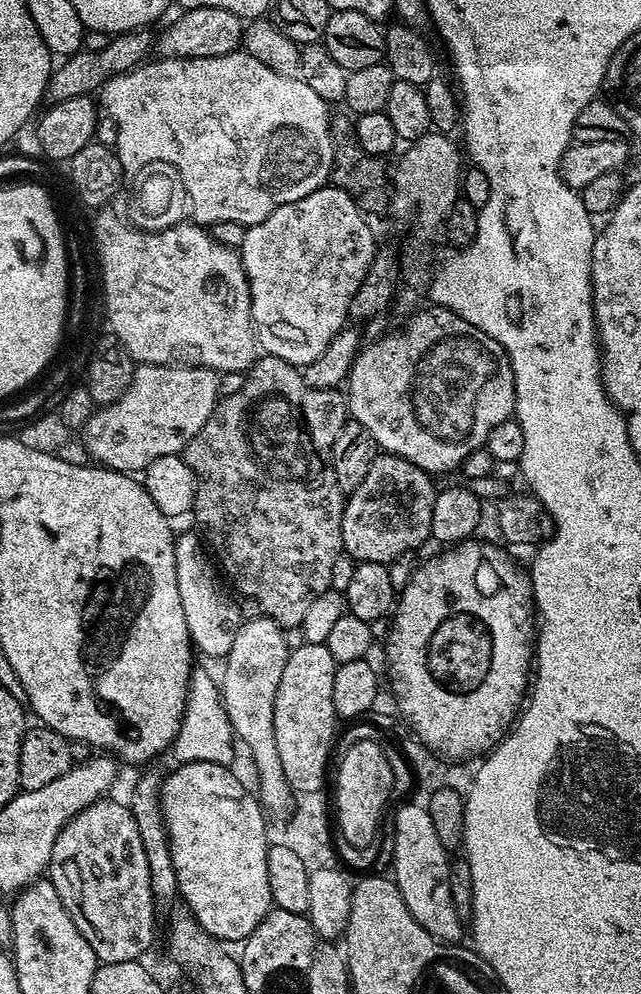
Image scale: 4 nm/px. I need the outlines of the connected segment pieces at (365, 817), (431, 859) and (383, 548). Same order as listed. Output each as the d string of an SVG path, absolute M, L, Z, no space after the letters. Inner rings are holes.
M356 740L344 752L344 757L340 760L340 765L335 765L334 776L336 772L336 816L334 812L334 824L337 828L340 827L340 836L352 848L368 848L376 840L376 831L380 828L380 815L384 812L384 807L388 804L388 799L393 799L394 793L392 790L392 775L390 774L390 765L386 763L386 757L382 755L382 743L372 740Z
M423 803L404 804L396 812L396 841L392 844L392 868L394 879L402 898L406 902L406 910L423 926L431 936L437 936L445 942L456 942L461 938L462 921L454 910L454 898L450 898L450 852L442 846L438 833L434 831L434 822L430 822L430 814Z
M391 454L376 455L374 462L370 462L370 470L366 470L366 478L362 478L362 486L347 493L342 514L343 551L361 564L378 562L389 565L394 558L398 558L398 554L416 552L419 544L429 543L432 535L430 518L434 518L434 498L438 491L432 480L429 473L423 472L406 458Z

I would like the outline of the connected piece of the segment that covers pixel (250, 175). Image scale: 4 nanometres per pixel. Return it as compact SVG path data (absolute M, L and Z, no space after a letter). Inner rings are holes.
M243 50L210 58L178 58L177 60L156 58L156 61L154 60L141 64L139 68L133 68L131 72L123 72L120 76L110 77L104 87L99 89L98 96L102 101L103 111L112 116L117 124L118 140L114 151L125 173L134 174L150 162L173 164L178 170L178 174L182 174L182 182L186 182L190 216L195 223L201 226L211 226L218 222L242 222L246 226L257 224L270 218L270 214L274 214L274 210L278 210L278 206L298 202L298 198L306 198L306 194L323 188L329 183L332 174L330 105L322 98L318 98L318 94L314 94L314 90L310 90L310 86L306 86L304 80L296 76L278 74L274 70L270 70L270 66L262 66L262 62L258 62L258 58L254 58L249 52Z

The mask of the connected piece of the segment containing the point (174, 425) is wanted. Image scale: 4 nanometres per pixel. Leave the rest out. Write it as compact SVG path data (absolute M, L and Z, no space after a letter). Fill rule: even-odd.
M136 364L136 373L132 376L130 386L126 390L126 394L122 394L122 398L118 398L112 404L105 404L97 407L89 418L88 423L82 429L82 443L84 451L89 457L92 456L97 465L105 468L112 468L115 472L126 472L129 474L143 473L144 469L150 466L150 462L154 462L163 456L174 456L183 453L184 447L190 442L190 438L194 438L194 434L198 434L198 430L202 430L202 426L206 426L206 422L210 418L210 414L216 409L220 395L220 377L210 368L185 368L183 366L173 366L170 364Z

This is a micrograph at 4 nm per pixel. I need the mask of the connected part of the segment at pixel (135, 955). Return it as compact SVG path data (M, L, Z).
M112 799L96 800L64 827L62 834L58 834L58 842L54 842L47 870L54 890L58 890L58 898L62 898L62 906L66 906L100 964L141 959L154 940L158 913L151 890L148 859L134 816L129 805Z

